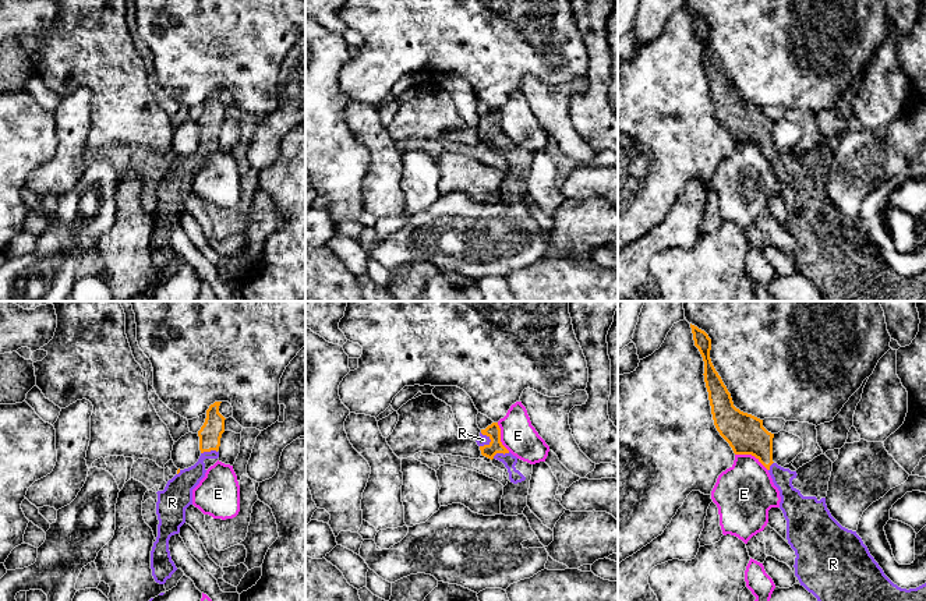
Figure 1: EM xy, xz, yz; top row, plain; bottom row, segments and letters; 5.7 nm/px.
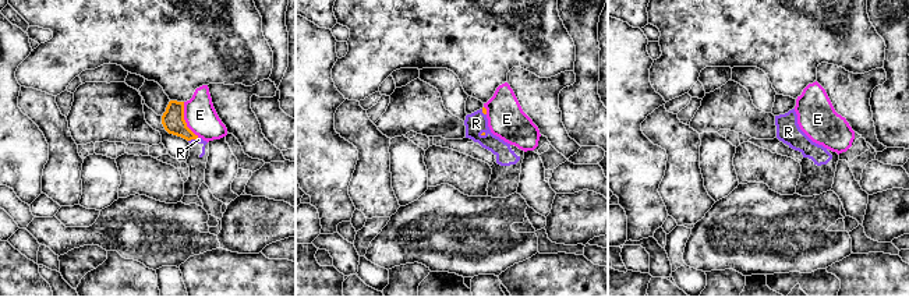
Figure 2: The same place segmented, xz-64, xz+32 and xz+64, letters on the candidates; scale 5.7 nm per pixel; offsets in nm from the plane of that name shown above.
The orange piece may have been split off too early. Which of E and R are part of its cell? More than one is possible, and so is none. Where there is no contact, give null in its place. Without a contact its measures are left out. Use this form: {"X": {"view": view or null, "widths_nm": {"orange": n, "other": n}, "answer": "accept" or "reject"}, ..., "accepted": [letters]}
{"E": {"view": "yz", "widths_nm": {"orange": 220, "other": 340}, "answer": "reject"}, "R": {"view": "xz", "widths_nm": {"orange": 80, "other": 60}, "answer": "accept"}, "accepted": ["R"]}

